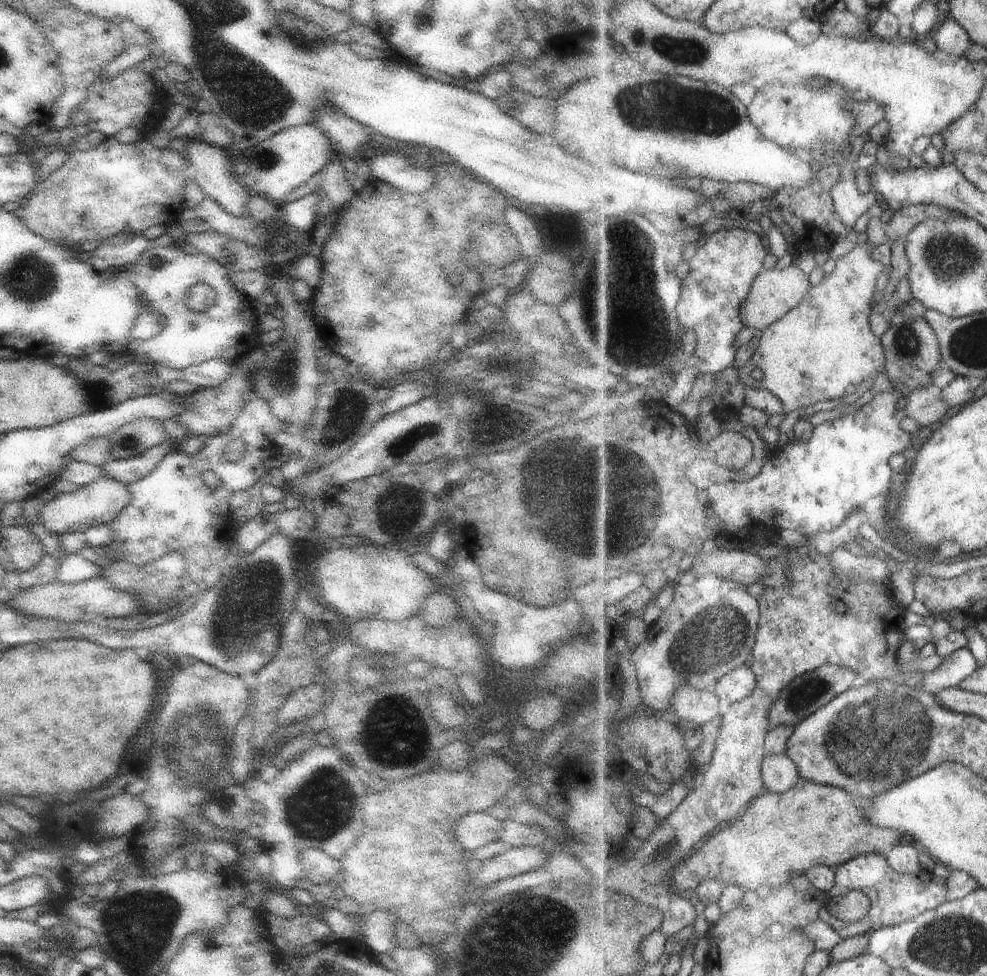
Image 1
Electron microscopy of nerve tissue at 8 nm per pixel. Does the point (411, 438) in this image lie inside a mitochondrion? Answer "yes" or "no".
yes

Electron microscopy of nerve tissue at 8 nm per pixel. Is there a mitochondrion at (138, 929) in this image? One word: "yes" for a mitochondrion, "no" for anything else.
yes

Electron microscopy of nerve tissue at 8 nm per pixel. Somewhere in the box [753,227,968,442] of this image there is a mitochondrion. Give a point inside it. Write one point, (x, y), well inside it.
(905, 343)

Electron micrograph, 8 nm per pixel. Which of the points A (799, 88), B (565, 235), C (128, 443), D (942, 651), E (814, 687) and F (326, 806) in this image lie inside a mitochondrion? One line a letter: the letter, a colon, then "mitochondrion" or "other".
A: other
B: other
C: mitochondrion
D: other
E: mitochondrion
F: mitochondrion

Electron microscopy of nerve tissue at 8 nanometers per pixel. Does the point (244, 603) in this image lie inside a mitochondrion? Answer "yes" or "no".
yes

